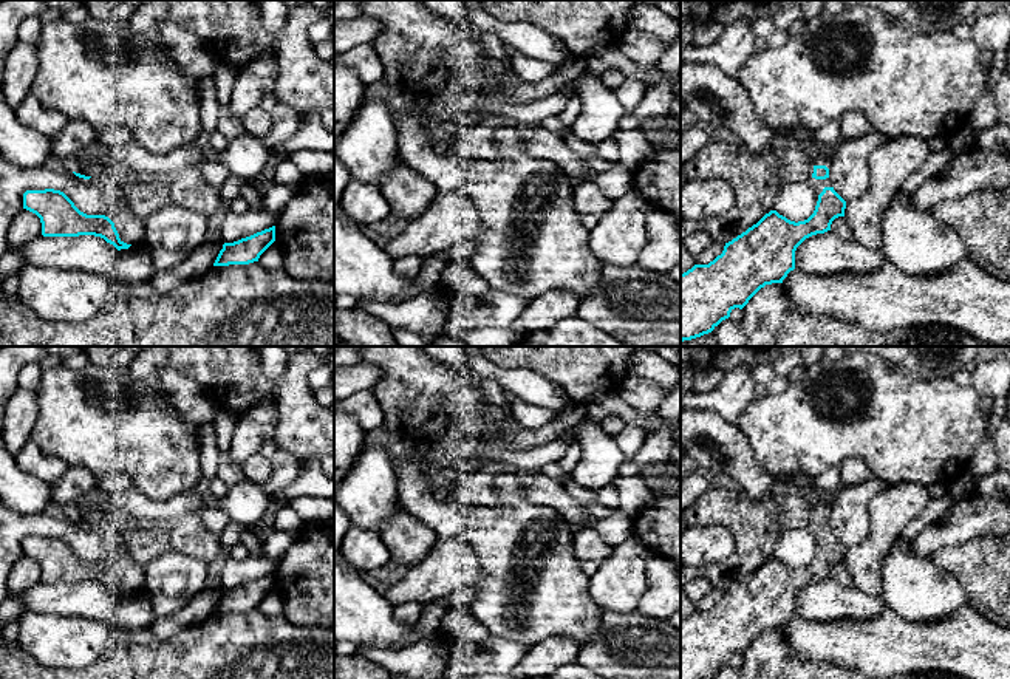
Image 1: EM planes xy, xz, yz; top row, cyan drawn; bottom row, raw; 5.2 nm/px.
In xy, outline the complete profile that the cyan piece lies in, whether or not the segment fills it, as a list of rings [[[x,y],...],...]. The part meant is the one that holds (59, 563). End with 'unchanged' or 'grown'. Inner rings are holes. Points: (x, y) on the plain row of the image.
[[[26,537],[23,540],[23,555],[36,560],[42,569],[43,583],[79,583],[94,582],[113,591],[118,597],[128,595],[105,561],[87,561],[60,537]]]; unchanged

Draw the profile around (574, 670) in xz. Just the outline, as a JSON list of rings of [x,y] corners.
[[[572,662],[558,667],[554,673],[537,676],[532,679],[606,679],[606,677],[599,676],[597,673],[594,673],[592,670],[578,662]]]

